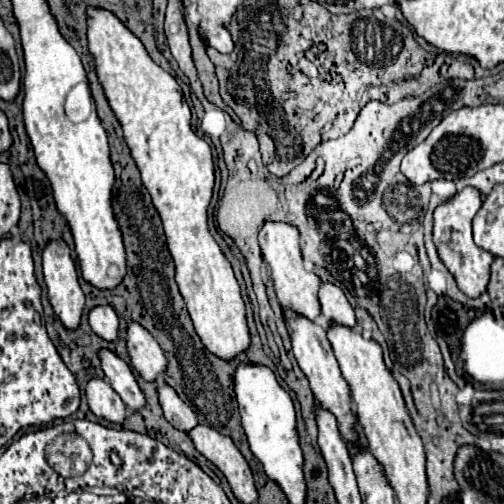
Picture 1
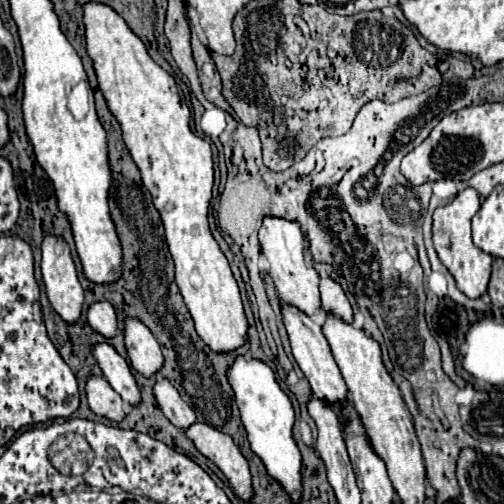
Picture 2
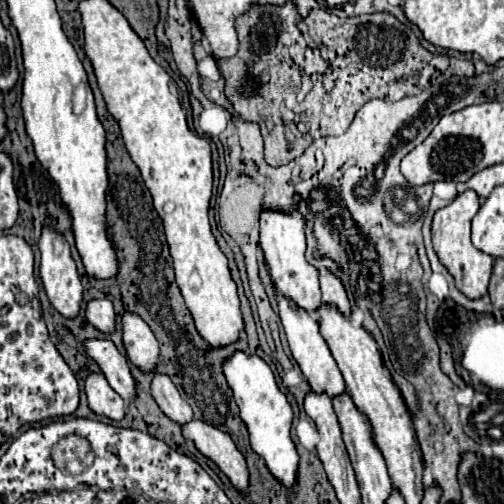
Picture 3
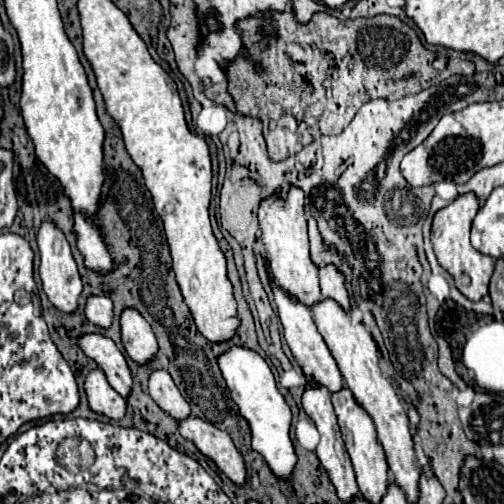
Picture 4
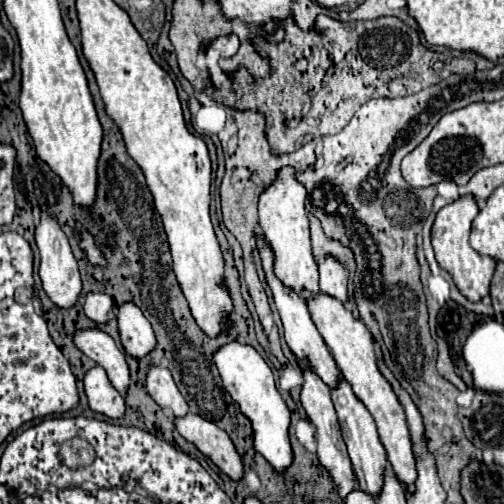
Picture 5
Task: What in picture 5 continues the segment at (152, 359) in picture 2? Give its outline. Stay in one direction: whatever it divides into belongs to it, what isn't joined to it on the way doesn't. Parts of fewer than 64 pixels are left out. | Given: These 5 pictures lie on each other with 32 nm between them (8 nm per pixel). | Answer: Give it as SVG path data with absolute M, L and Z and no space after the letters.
M134 304L120 306L118 328L120 328L122 346L132 358L140 360L156 348L156 338L154 338L152 326L144 318L144 314L140 312L138 306L134 306Z

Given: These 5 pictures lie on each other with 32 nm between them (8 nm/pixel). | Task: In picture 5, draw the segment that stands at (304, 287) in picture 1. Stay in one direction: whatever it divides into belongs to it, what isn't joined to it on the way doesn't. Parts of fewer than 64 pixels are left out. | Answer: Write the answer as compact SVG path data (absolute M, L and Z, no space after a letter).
M284 168L278 174L278 180L266 188L260 196L260 228L264 234L264 240L268 242L272 254L274 254L274 274L276 278L292 288L296 294L302 296L302 290L310 292L310 298L316 298L320 294L318 290L318 268L312 258L312 246L310 246L310 230L308 230L308 216L304 210L306 202L306 190L300 182L294 180L294 170Z

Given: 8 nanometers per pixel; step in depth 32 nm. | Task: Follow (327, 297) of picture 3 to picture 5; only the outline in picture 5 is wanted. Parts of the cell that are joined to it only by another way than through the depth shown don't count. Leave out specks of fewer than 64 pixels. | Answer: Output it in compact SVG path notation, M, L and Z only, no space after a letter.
M334 258L322 260L318 268L320 268L320 292L346 304L348 302L348 292L346 292L348 272L346 272L346 268L340 262L336 262Z

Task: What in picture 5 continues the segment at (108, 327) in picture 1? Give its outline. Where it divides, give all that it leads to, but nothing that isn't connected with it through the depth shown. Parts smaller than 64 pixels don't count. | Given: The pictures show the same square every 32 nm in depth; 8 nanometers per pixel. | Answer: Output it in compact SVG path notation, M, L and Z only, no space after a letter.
M90 292L86 296L84 312L96 324L106 324L108 322L108 314L110 314L112 308L114 308L112 298L106 296L106 294L94 294L94 292Z

